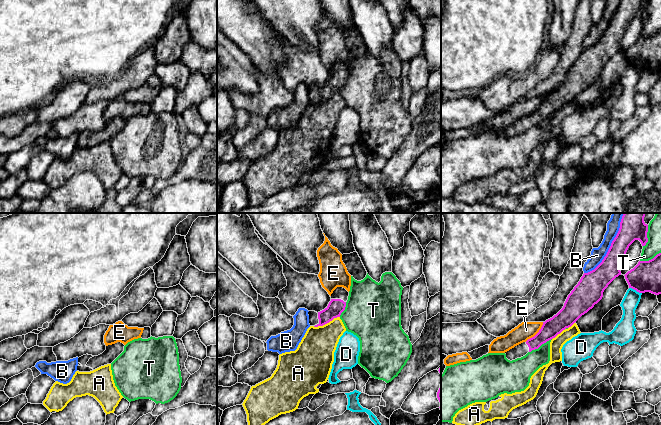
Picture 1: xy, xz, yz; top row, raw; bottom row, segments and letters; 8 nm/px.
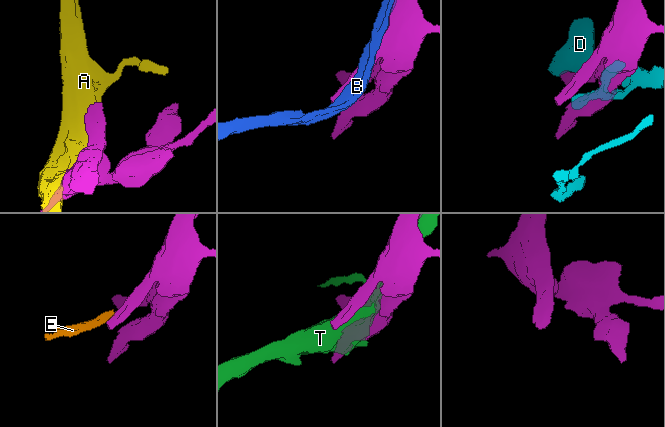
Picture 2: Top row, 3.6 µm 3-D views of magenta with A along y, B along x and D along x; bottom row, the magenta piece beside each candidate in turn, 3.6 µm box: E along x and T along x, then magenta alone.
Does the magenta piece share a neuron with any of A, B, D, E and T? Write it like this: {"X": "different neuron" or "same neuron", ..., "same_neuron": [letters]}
{"A": "different neuron", "B": "different neuron", "D": "different neuron", "E": "different neuron", "T": "different neuron", "same_neuron": []}

